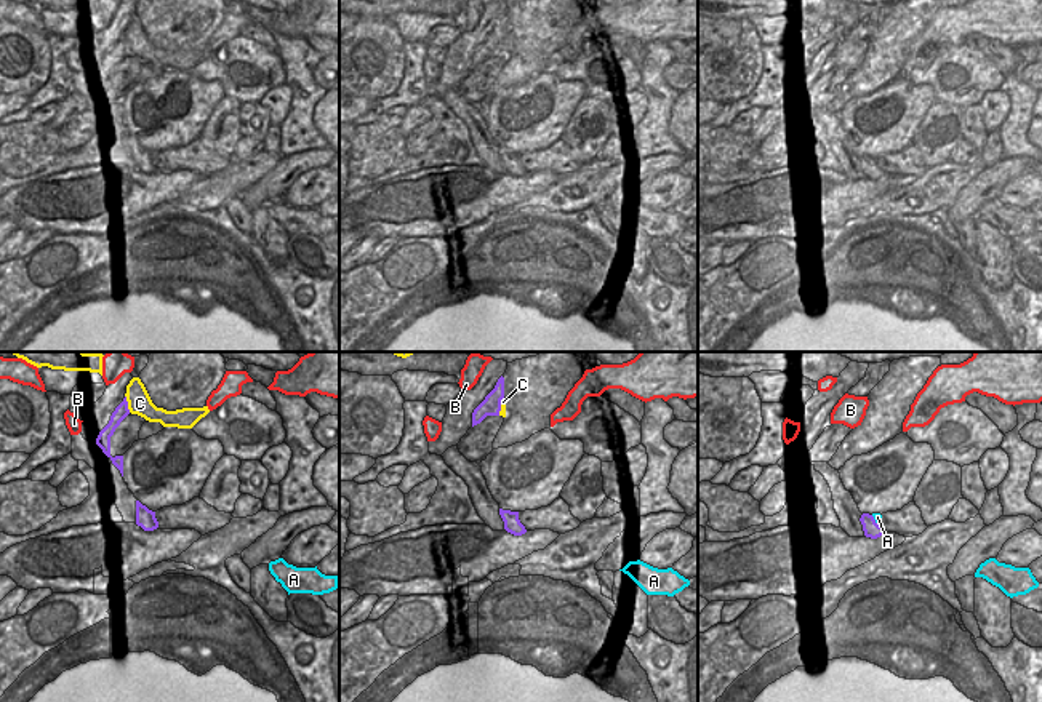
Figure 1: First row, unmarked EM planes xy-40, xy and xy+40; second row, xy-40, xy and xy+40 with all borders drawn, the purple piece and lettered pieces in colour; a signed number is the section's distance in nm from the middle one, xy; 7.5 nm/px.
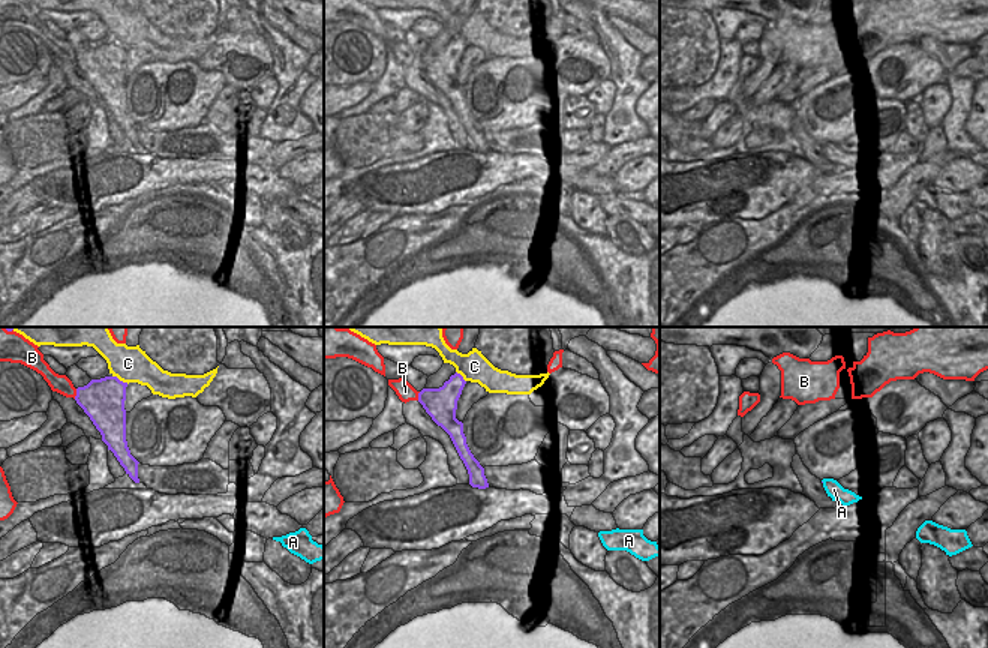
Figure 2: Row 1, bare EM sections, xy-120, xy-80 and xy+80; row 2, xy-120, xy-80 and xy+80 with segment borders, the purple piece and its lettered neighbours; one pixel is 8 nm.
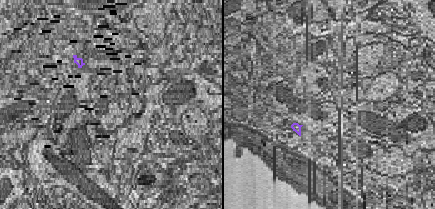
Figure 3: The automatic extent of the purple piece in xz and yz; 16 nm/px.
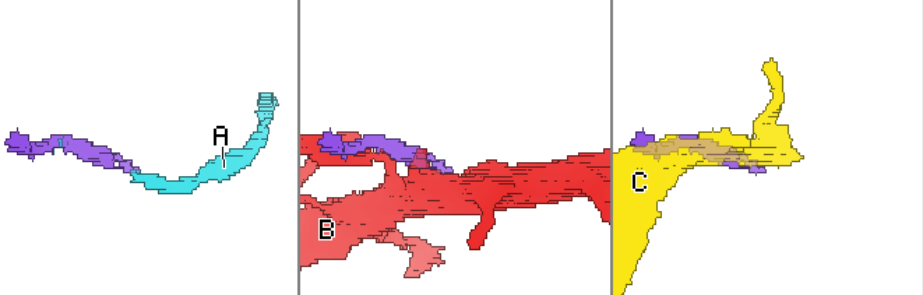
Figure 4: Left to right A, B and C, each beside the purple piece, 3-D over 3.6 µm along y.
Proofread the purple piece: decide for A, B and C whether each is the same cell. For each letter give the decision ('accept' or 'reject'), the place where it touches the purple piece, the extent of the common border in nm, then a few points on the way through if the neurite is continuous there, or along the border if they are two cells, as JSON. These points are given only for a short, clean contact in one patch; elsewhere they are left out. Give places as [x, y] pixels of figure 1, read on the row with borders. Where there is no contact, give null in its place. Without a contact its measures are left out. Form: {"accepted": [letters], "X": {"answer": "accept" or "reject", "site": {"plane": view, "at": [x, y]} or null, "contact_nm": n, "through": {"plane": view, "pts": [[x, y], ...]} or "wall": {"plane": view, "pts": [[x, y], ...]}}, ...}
{"accepted": ["A"], "A": {"answer": "accept", "site": {"plane": "xy+40", "at": [874, 522]}, "contact_nm": 120}, "B": {"answer": "reject", "site": null}, "C": {"answer": "reject", "site": {"plane": "xy-40", "at": [127, 403]}, "contact_nm": 140}}

